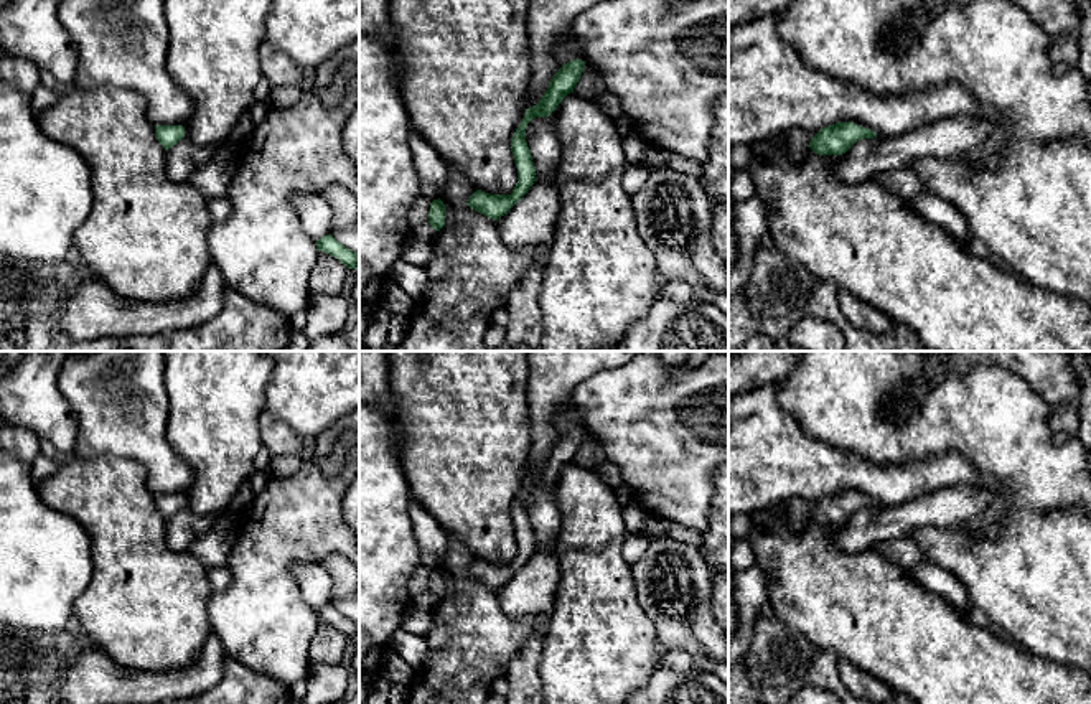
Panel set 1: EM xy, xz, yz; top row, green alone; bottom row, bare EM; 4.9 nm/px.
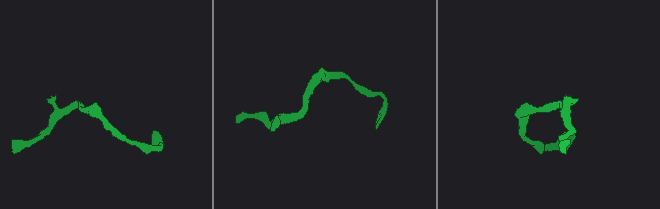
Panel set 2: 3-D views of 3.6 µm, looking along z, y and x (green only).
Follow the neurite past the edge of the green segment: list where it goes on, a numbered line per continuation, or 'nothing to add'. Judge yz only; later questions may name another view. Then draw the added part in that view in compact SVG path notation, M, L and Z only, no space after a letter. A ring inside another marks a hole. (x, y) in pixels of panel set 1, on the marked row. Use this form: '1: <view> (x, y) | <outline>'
nothing to add

